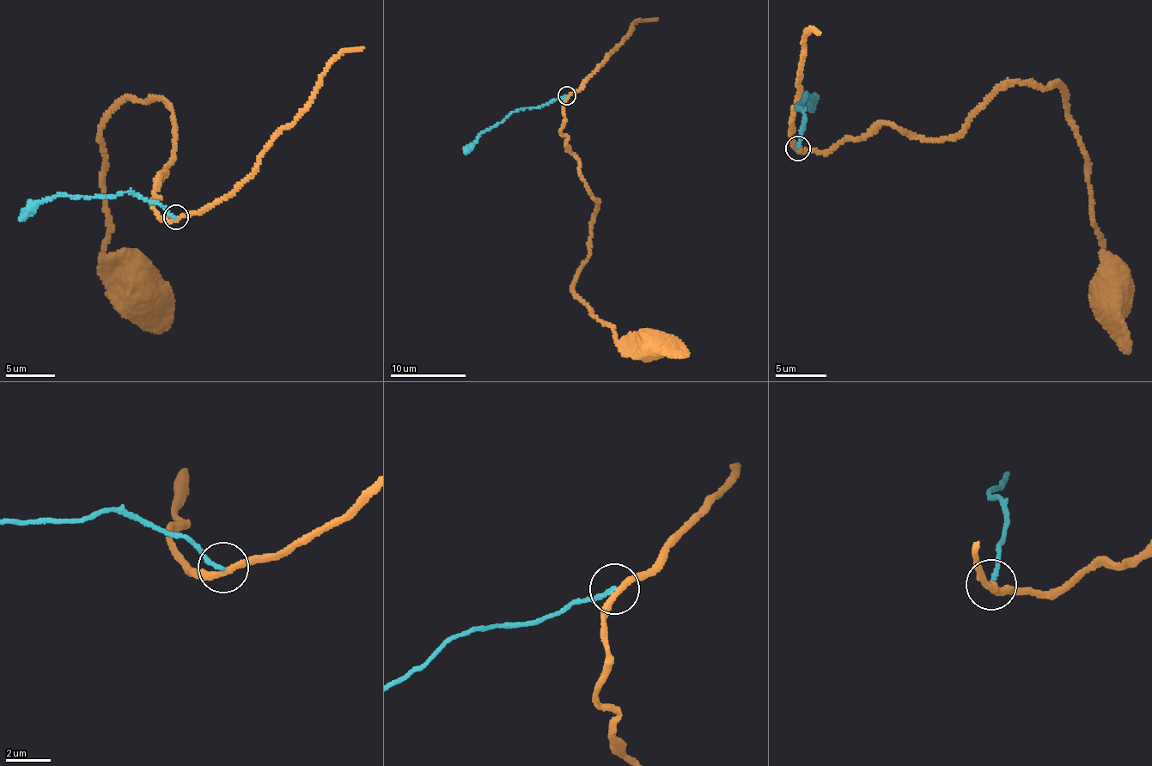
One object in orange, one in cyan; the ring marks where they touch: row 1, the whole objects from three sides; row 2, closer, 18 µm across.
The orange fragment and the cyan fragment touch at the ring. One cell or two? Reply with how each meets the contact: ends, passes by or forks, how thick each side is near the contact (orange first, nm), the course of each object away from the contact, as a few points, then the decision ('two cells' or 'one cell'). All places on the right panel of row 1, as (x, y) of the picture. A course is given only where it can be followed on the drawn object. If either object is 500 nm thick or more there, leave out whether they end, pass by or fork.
orange passes by; cyan ends; calibres 280 and 200 nm; course orange (797, 149), (834, 149), (884, 124), (946, 139), (996, 93), (1055, 83), (1112, 289); course cyan (797, 148), (804, 130), (805, 117), (795, 105), (802, 102), (805, 93), (812, 110); two cells

